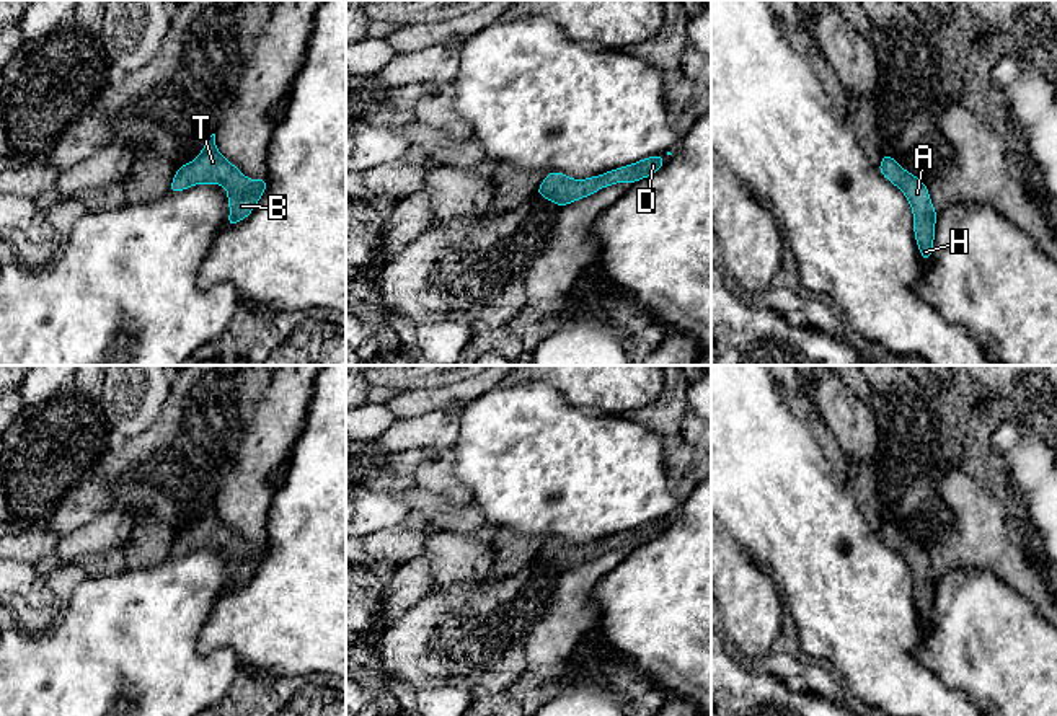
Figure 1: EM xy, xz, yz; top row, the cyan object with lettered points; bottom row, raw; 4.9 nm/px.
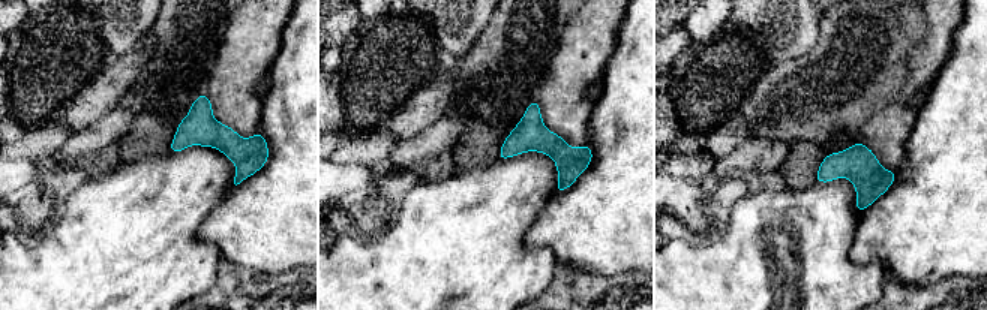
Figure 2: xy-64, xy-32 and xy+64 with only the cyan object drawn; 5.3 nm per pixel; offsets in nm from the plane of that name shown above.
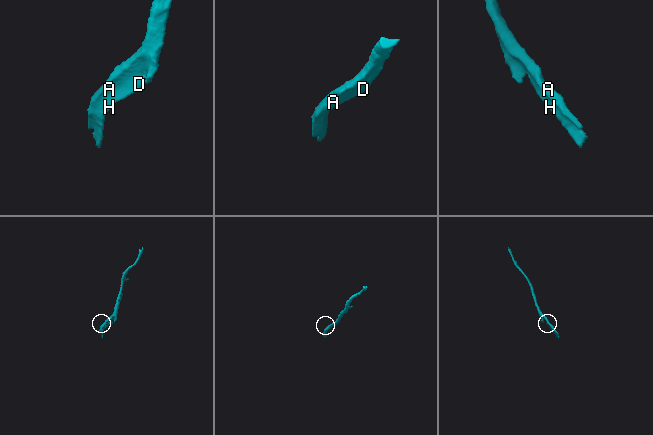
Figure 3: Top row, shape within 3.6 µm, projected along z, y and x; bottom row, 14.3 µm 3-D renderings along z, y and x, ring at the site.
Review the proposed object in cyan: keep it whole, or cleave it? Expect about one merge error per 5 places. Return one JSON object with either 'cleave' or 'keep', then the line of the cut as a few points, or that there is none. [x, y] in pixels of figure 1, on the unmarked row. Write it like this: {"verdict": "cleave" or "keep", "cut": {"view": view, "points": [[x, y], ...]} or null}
{"verdict": "keep", "cut": null}

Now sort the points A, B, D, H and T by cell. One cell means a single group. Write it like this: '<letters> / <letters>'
A B D H T

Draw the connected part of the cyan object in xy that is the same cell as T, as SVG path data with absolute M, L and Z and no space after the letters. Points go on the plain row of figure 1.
M212 499L202 517L189 528L178 532L168 558L181 558L194 550L220 550L228 558L227 568L230 581L227 592L245 586L266 558L266 541L250 545L233 528L230 528L215 512Z

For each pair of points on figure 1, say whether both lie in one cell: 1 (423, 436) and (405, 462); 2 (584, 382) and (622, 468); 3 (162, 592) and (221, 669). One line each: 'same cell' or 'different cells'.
1: different cells
2: different cells
3: same cell

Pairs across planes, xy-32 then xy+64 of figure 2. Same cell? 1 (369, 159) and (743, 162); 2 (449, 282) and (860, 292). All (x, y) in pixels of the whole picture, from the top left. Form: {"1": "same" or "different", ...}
{"1": "different", "2": "same"}

